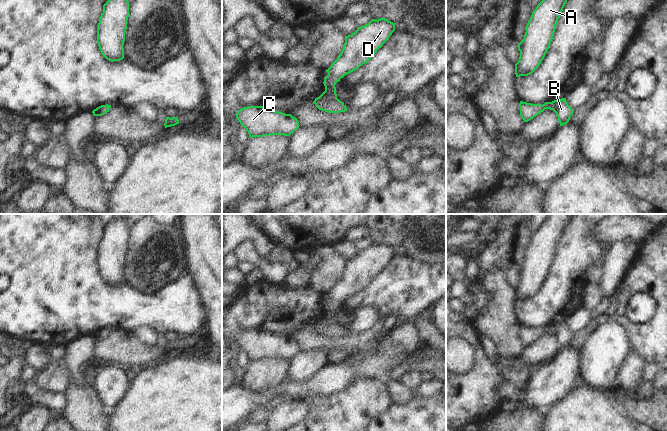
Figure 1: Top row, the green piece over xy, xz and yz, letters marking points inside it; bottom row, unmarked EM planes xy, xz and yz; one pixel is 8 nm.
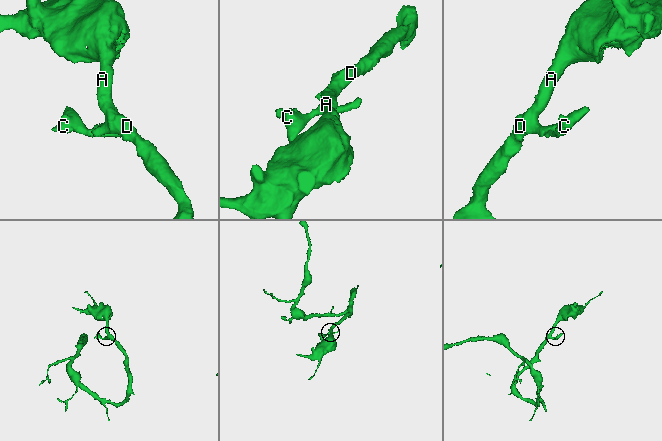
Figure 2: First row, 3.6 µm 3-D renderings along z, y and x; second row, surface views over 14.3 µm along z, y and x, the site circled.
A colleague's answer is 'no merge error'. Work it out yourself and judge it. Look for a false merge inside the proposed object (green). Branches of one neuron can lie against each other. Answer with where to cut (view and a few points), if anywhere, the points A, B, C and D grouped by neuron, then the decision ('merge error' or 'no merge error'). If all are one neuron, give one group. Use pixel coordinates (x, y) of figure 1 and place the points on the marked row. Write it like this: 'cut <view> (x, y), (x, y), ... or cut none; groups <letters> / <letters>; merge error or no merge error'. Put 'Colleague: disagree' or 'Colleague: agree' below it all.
cut none; groups A B C D; no merge error
Colleague: agree

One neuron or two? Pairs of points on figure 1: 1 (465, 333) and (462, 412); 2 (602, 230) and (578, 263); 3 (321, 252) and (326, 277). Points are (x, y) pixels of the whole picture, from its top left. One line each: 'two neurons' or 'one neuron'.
1: one neuron
2: two neurons
3: one neuron

